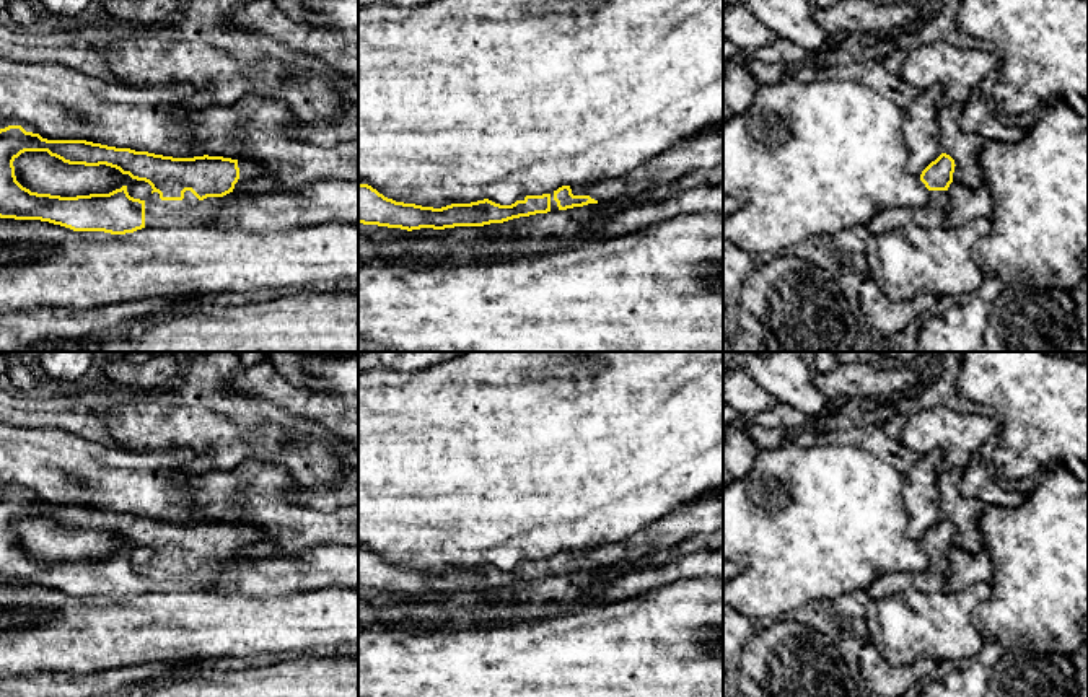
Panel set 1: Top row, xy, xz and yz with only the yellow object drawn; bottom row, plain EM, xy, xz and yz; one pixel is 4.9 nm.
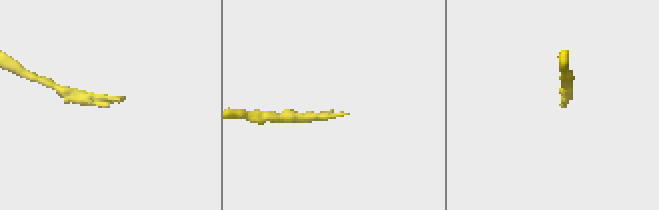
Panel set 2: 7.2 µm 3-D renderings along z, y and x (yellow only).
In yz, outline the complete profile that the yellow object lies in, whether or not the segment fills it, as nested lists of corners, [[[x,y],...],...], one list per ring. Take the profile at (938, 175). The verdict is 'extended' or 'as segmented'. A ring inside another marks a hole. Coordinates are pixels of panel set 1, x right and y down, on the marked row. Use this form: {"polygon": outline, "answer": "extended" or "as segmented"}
{"polygon": [[[941,153],[920,174],[920,181],[928,189],[928,204],[923,207],[883,210],[866,225],[870,233],[880,235],[910,225],[920,228],[943,226],[948,208],[948,187],[953,182],[954,166],[954,160],[950,155]]], "answer": "extended"}

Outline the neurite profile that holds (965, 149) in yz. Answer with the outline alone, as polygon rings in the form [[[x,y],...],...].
[[[941,103],[938,107],[940,147],[941,151],[954,160],[953,181],[971,189],[981,189],[985,184],[979,164],[979,153],[984,138],[969,135],[961,129],[964,104]]]

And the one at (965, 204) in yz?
[[[951,182],[948,187],[948,208],[945,226],[963,226],[976,218],[990,218],[994,200],[989,187],[971,189],[961,182]]]

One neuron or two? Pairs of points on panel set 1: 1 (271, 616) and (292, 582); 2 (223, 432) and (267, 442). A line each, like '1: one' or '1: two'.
1: two
2: one

